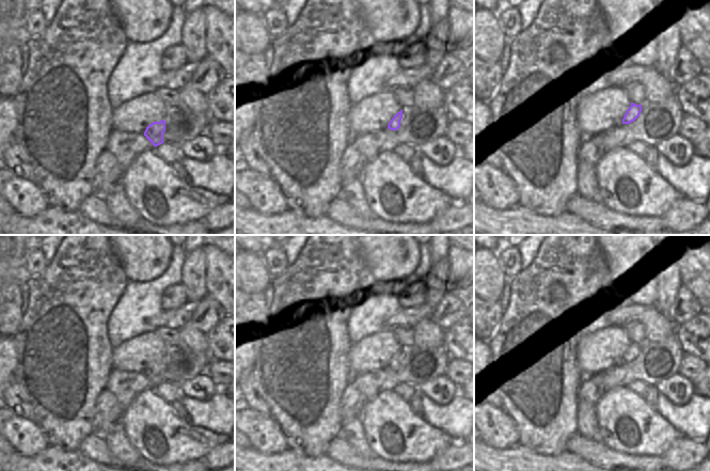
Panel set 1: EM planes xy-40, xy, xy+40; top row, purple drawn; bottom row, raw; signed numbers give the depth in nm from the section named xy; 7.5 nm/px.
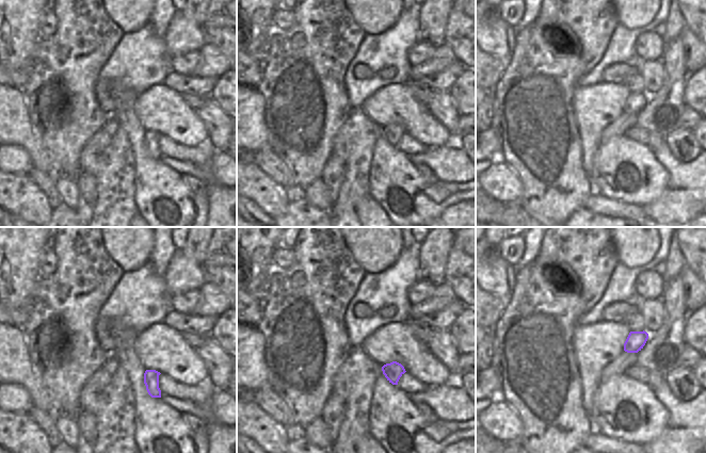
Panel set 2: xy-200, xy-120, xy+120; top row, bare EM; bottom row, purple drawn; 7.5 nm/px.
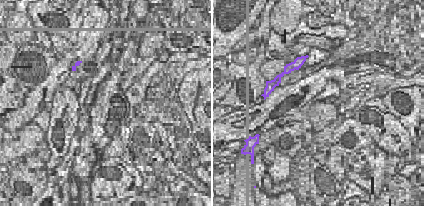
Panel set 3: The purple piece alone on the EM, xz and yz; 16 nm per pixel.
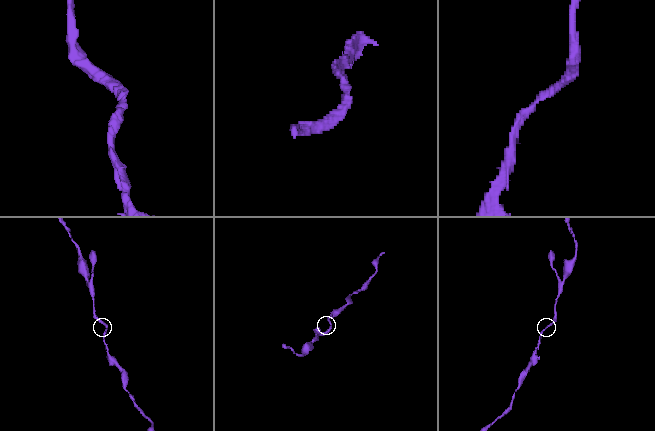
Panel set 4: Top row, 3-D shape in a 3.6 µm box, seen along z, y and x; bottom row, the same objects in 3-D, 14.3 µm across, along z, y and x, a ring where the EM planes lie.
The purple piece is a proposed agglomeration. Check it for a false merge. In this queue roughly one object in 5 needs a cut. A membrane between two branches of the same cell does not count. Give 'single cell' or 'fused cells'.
single cell

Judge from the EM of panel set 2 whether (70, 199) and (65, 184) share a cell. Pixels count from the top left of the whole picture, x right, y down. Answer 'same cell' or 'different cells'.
same cell

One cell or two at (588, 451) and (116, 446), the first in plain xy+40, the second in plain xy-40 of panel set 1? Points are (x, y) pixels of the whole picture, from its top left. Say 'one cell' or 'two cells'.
two cells

